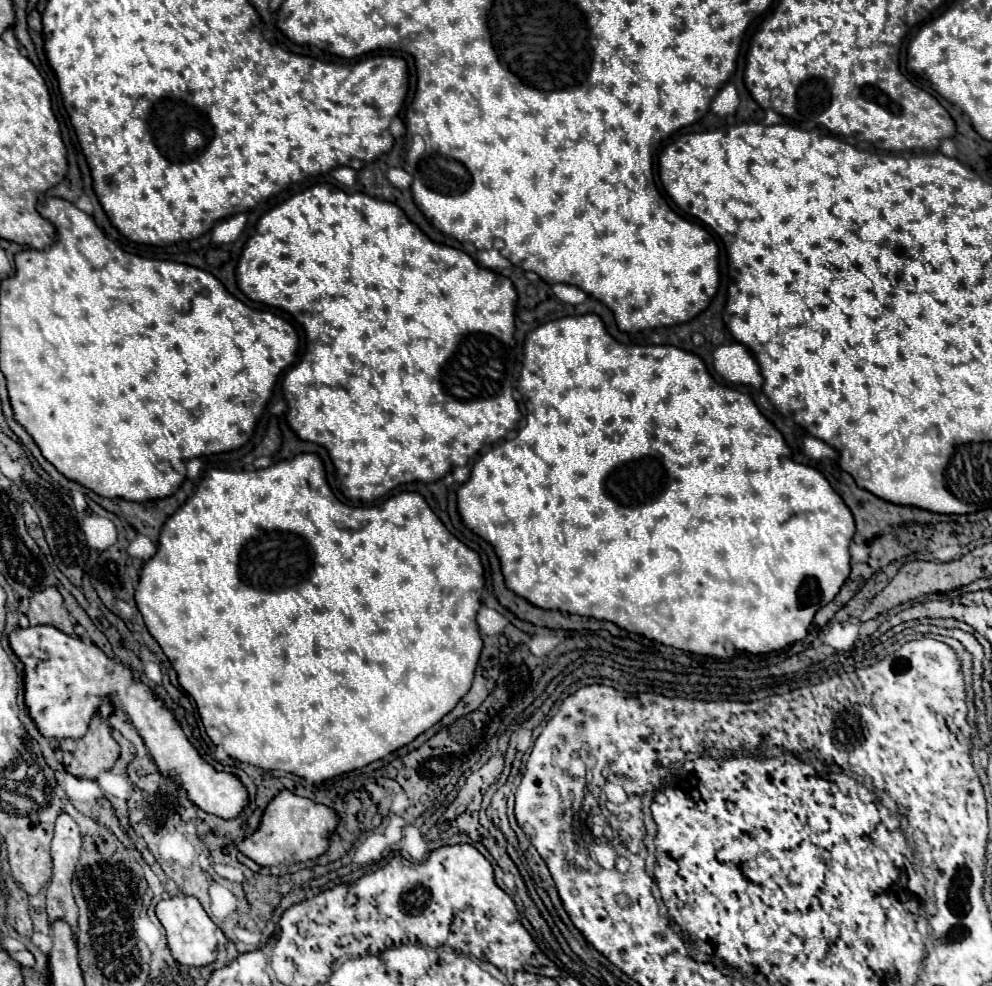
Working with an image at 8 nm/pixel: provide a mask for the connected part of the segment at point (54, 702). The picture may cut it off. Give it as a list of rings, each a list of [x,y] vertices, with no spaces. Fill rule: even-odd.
[[[28,626],[28,628],[18,628],[10,634],[10,648],[14,650],[14,654],[18,656],[18,660],[24,664],[24,704],[28,708],[30,718],[34,720],[38,732],[46,738],[80,738],[86,734],[88,724],[92,720],[92,716],[96,714],[96,710],[100,708],[102,702],[112,702],[118,704],[132,720],[134,728],[138,730],[138,734],[142,736],[148,752],[152,754],[154,762],[158,764],[162,774],[172,776],[178,784],[182,784],[182,788],[188,792],[188,798],[202,808],[208,814],[214,814],[218,818],[236,818],[244,804],[248,802],[248,792],[242,786],[242,782],[226,772],[216,772],[210,764],[206,764],[198,752],[194,750],[194,746],[186,740],[180,724],[174,720],[172,710],[164,708],[154,696],[152,692],[140,682],[132,678],[130,668],[126,668],[120,662],[114,662],[110,658],[106,658],[106,654],[94,646],[94,644],[86,644],[80,638],[72,638],[64,632],[60,632],[54,626]]]

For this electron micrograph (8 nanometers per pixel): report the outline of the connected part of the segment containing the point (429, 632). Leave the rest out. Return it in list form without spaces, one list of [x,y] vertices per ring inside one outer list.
[[[300,454],[292,460],[282,460],[252,472],[208,470],[194,494],[162,526],[158,550],[140,570],[136,606],[148,632],[176,670],[180,688],[194,698],[204,730],[216,746],[240,762],[262,770],[282,770],[310,784],[320,784],[364,768],[412,742],[440,722],[468,692],[482,650],[482,638],[476,626],[480,590],[484,586],[482,572],[478,554],[444,528],[420,494],[402,492],[388,498],[384,506],[350,508],[332,494],[320,458],[316,454]]]

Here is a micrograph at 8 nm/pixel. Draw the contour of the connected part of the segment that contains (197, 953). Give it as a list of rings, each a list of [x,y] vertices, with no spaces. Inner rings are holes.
[[[174,896],[168,900],[160,900],[156,904],[156,916],[166,930],[166,940],[172,956],[184,966],[212,964],[226,944],[222,930],[210,920],[210,916],[204,912],[202,904],[194,896]]]

